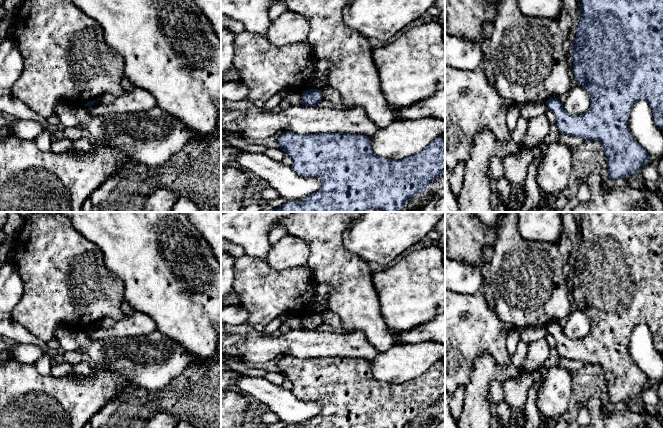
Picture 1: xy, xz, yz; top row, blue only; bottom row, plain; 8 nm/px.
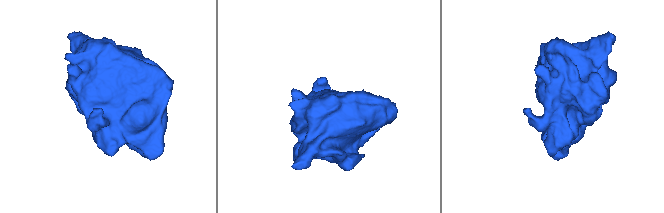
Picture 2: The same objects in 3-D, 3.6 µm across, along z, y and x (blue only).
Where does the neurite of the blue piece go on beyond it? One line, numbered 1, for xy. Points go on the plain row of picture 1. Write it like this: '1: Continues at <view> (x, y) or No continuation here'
1: No continuation here

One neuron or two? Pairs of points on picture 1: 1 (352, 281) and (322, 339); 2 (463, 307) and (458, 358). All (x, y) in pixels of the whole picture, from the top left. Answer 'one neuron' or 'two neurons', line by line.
1: two neurons
2: one neuron

